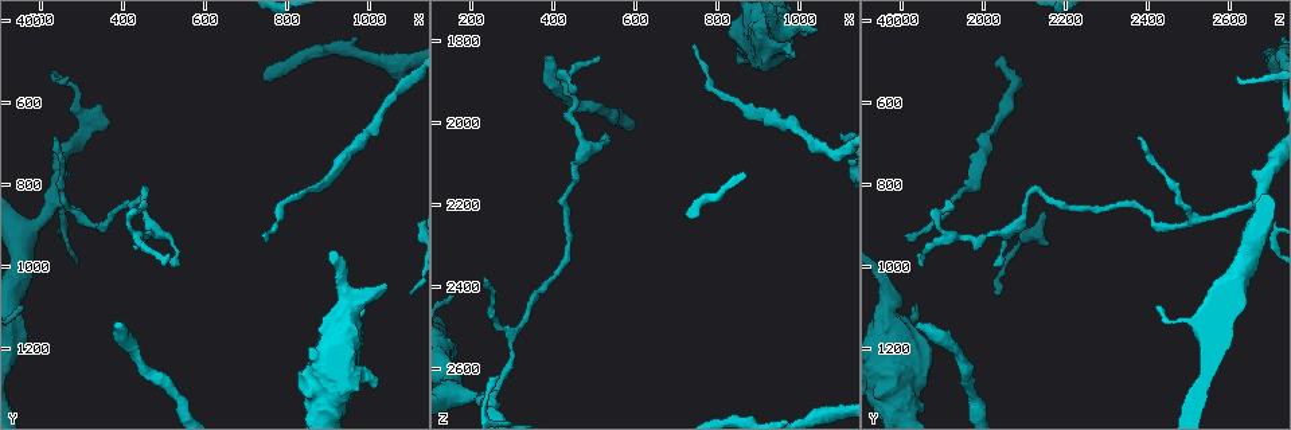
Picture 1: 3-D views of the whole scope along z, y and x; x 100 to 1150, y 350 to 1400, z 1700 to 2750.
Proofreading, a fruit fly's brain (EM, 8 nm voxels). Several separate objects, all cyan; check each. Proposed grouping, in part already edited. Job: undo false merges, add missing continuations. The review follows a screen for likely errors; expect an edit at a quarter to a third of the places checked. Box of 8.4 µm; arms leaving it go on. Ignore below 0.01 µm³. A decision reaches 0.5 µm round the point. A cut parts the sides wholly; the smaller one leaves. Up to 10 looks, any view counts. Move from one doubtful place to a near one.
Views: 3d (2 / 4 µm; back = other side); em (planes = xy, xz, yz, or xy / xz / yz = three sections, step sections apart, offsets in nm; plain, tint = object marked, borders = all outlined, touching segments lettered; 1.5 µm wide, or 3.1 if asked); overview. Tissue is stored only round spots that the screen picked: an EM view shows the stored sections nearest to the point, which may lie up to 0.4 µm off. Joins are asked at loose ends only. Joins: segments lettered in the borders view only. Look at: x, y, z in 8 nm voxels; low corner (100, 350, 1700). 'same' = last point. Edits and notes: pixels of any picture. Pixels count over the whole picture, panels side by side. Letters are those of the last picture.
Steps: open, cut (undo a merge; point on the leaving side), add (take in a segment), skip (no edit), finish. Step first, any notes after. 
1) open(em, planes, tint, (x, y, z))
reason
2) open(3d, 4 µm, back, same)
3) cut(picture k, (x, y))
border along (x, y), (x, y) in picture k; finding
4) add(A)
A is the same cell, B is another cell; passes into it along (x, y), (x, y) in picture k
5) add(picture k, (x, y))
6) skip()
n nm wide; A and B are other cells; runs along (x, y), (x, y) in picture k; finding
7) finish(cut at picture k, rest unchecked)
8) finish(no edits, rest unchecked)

open(em, yz, step 4, tint, (375, 1150, 1840))
branch stops here

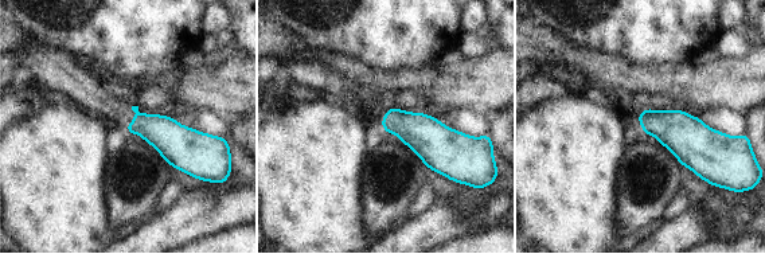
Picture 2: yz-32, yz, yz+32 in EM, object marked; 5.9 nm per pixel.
open(em, planes, borders, same)

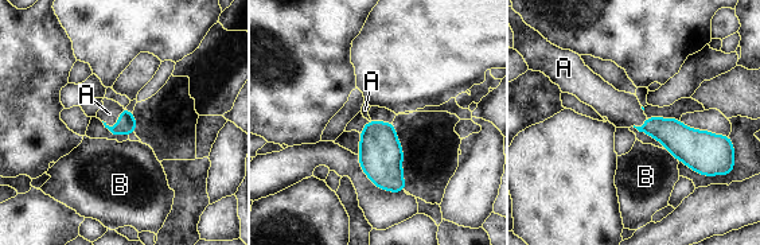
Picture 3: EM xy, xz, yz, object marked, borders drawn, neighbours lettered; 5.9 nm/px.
add(A)
A is the same cell, B is another cell; passes into it along (127, 124), (119, 121), (109, 113) in picture 3; the neuron continues

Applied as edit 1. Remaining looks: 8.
open(em, planes, plain, (750, 920, 1815))
long arm stops here

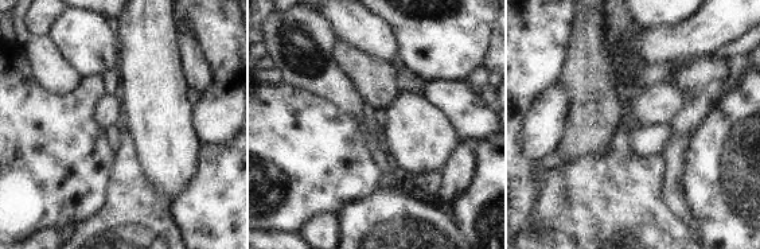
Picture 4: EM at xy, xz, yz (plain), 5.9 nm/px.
open(em, planes, borders, same)

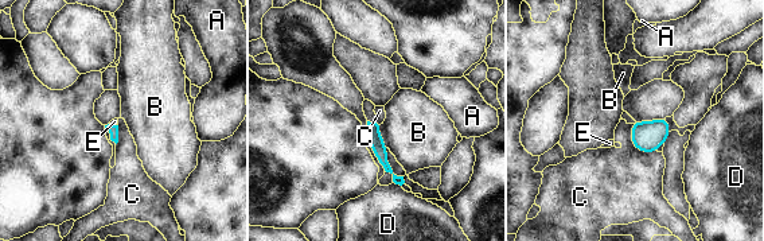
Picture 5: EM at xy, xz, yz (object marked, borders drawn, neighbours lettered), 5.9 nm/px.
add(E)
C touches over 220 nm; E is the same cell, A, B, C and D are other cells; the neuron continues

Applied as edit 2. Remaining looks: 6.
open(overview)

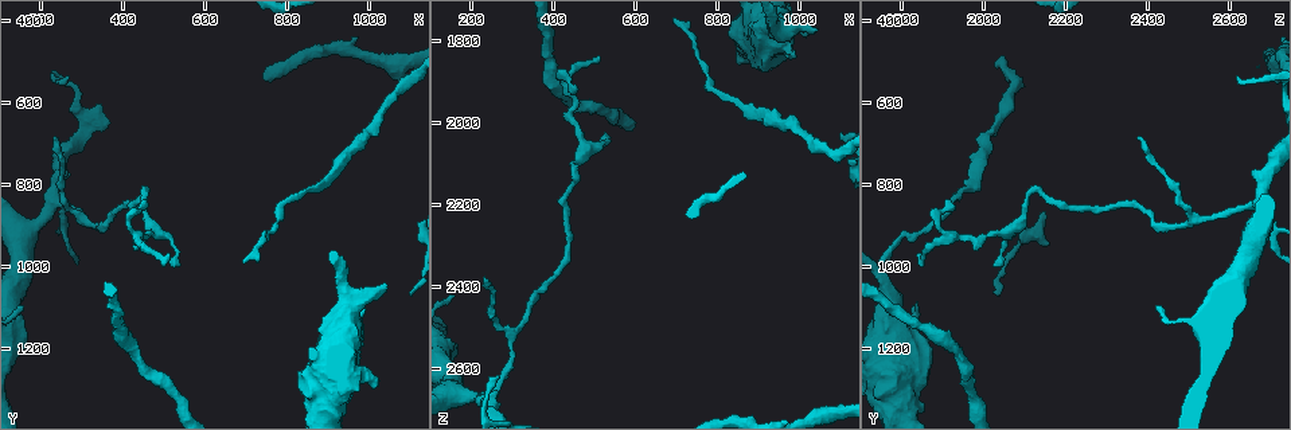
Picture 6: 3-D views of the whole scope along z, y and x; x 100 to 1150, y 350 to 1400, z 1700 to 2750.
open(em, planes, borders, (1040, 1045, 1770))
free end

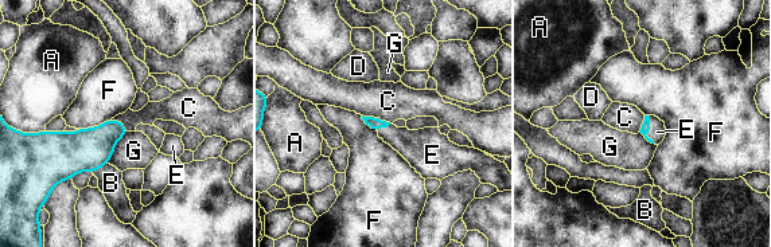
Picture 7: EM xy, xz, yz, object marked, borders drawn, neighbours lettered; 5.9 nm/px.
add(E)
E is the same cell, A, B, C, D, F and G are other cells; passes into it along (645, 128), (649, 129), (657, 132) in picture 7; it goes on there

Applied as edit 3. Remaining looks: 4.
open(overview)
redraw

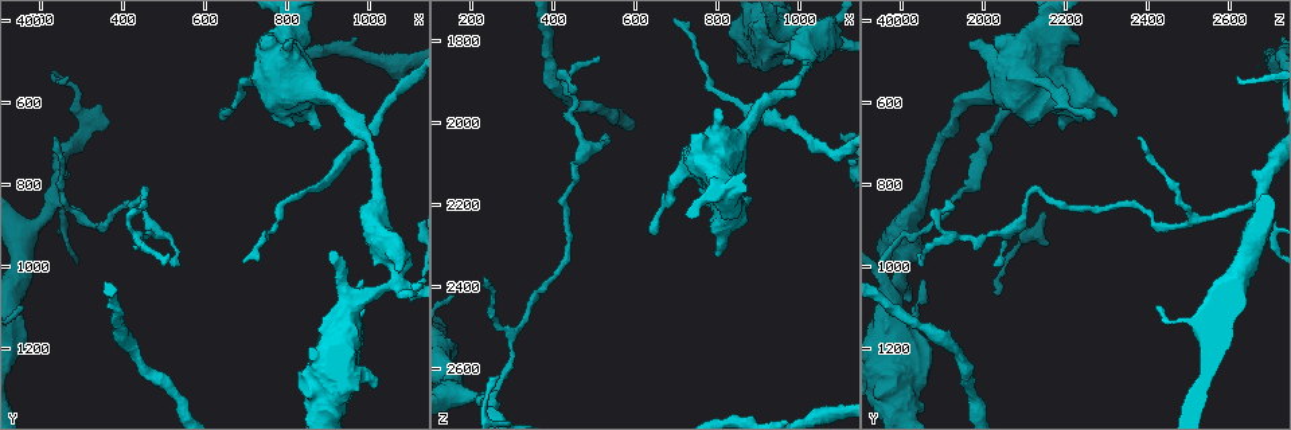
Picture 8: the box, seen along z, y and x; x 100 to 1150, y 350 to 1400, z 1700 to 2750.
open(em, planes, plain, (460, 845, 1925))
thin end

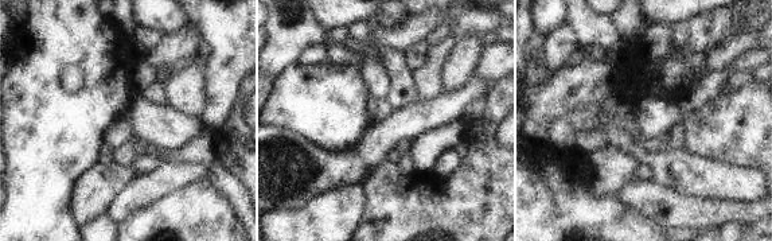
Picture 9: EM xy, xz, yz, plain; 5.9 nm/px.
open(em, planes, borders, same)

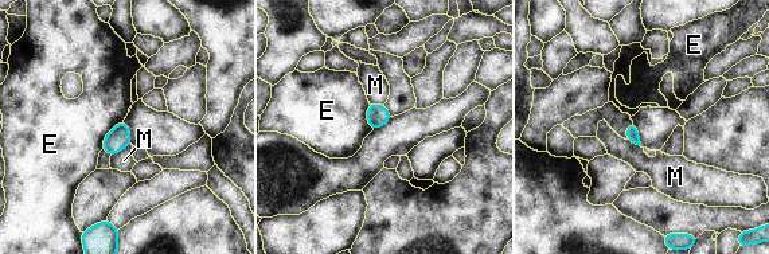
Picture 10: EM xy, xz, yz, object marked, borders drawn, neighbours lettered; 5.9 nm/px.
skip()
E and M are other cells; border along (123, 120), (108, 133), (101, 148) in picture 10; none of them fits

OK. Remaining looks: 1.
open(em, xy, step 8, borders, (230, 855, 2670))
four-way junction

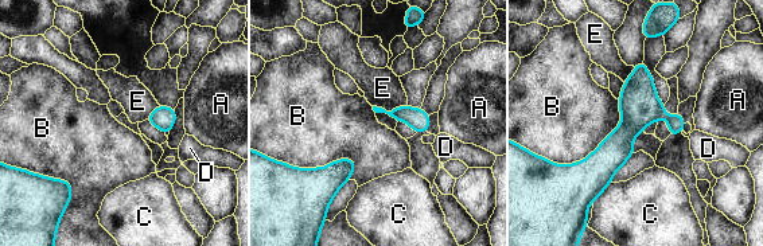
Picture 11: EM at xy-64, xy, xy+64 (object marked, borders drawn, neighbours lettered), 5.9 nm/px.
skip()
B touches over 550 nm; A, B, C, D and E are other cells; runs along (642, 65), (635, 121), (577, 178) in picture 11; one neuron here

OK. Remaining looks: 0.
finish(add at picture 3, add at picture 5, add at picture 7, rest unchecked)

